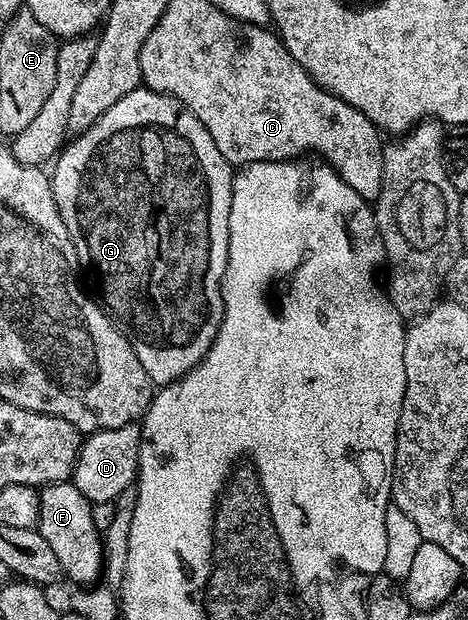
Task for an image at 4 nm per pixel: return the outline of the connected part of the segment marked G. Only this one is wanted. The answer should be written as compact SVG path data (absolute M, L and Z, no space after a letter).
M139 87L124 95L120 103L112 103L112 107L108 107L108 111L104 111L104 115L100 115L100 119L96 119L92 127L88 127L88 131L77 134L57 154L53 165L54 173L52 169L50 185L54 189L60 219L64 219L64 227L68 227L72 243L78 246L79 266L98 288L96 297L106 310L106 316L130 340L132 351L136 351L136 359L140 359L140 367L144 367L151 383L161 387L179 381L186 372L195 369L202 362L202 357L212 347L222 322L222 276L228 259L228 211L232 203L234 182L232 167L226 162L224 155L220 155L216 143L212 143L212 135L208 135L204 123L200 123L200 119L196 119L192 111L185 109L176 98L145 87Z

